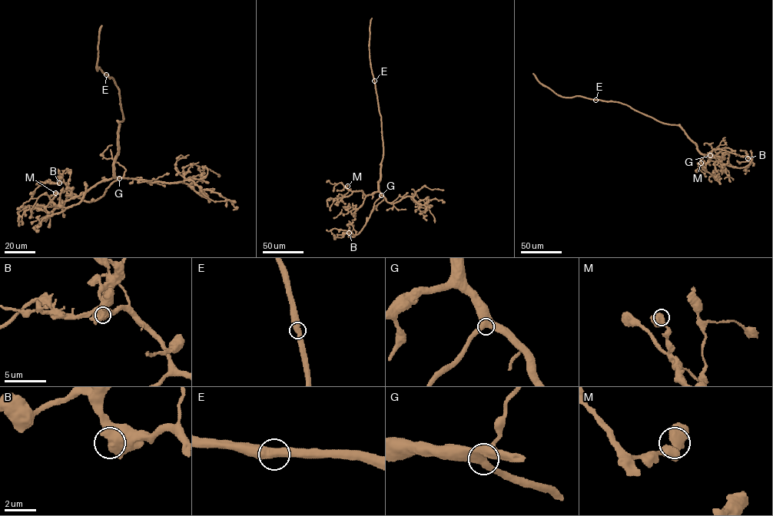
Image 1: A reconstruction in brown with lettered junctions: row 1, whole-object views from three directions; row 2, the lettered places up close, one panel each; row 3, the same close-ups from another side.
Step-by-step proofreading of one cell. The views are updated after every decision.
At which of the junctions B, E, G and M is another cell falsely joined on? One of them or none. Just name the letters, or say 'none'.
none

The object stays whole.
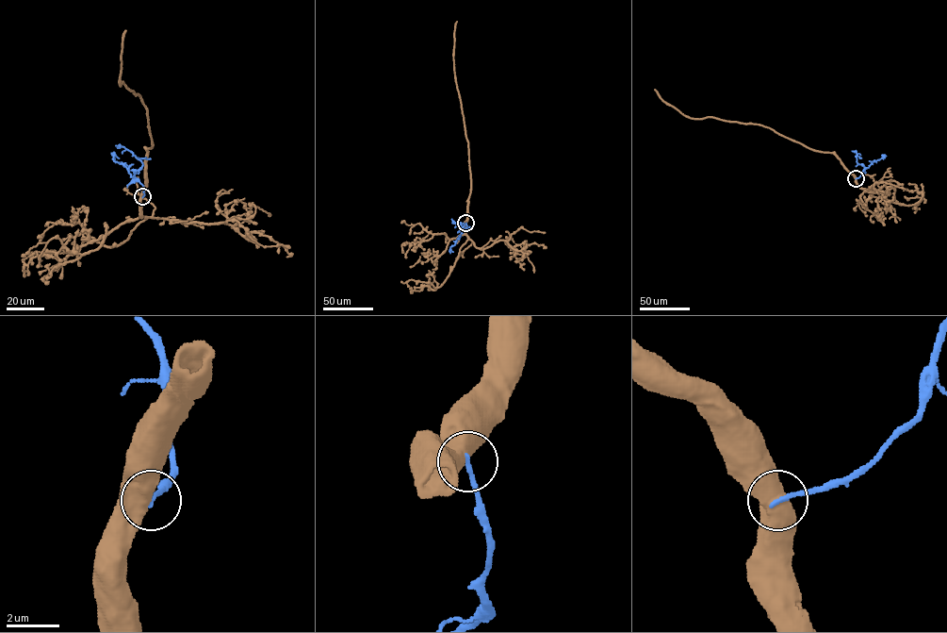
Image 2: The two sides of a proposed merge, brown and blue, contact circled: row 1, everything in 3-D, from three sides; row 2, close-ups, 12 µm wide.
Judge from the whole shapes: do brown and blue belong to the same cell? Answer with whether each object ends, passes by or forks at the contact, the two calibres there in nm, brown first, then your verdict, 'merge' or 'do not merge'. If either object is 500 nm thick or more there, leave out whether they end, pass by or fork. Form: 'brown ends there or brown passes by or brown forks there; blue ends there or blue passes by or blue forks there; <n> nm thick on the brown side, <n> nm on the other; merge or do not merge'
750 nm thick on the brown side, 150 nm on the other; do not merge

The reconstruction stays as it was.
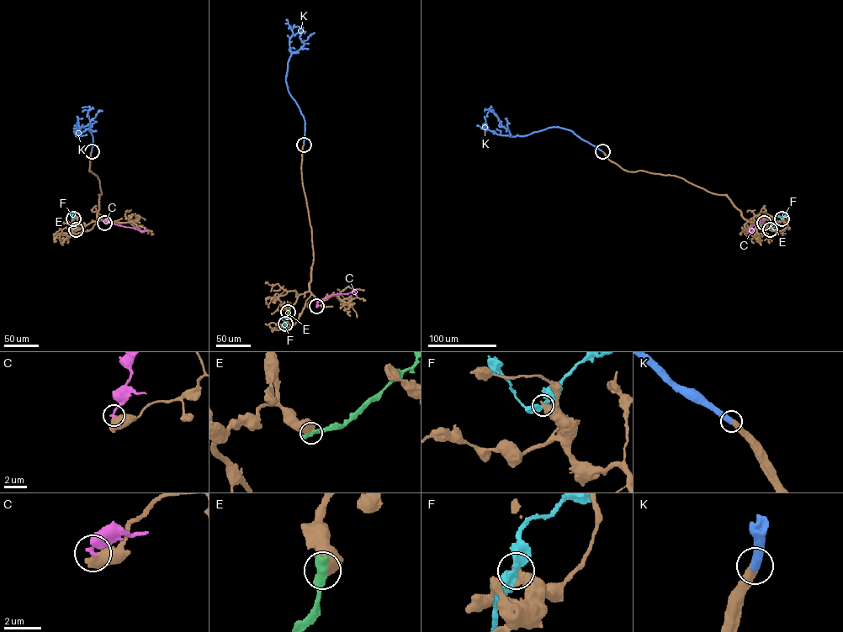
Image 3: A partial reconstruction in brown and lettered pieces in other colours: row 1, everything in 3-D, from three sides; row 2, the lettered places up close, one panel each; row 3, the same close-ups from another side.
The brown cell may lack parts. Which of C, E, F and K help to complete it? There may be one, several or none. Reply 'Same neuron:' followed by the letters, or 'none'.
Same neuron: K

